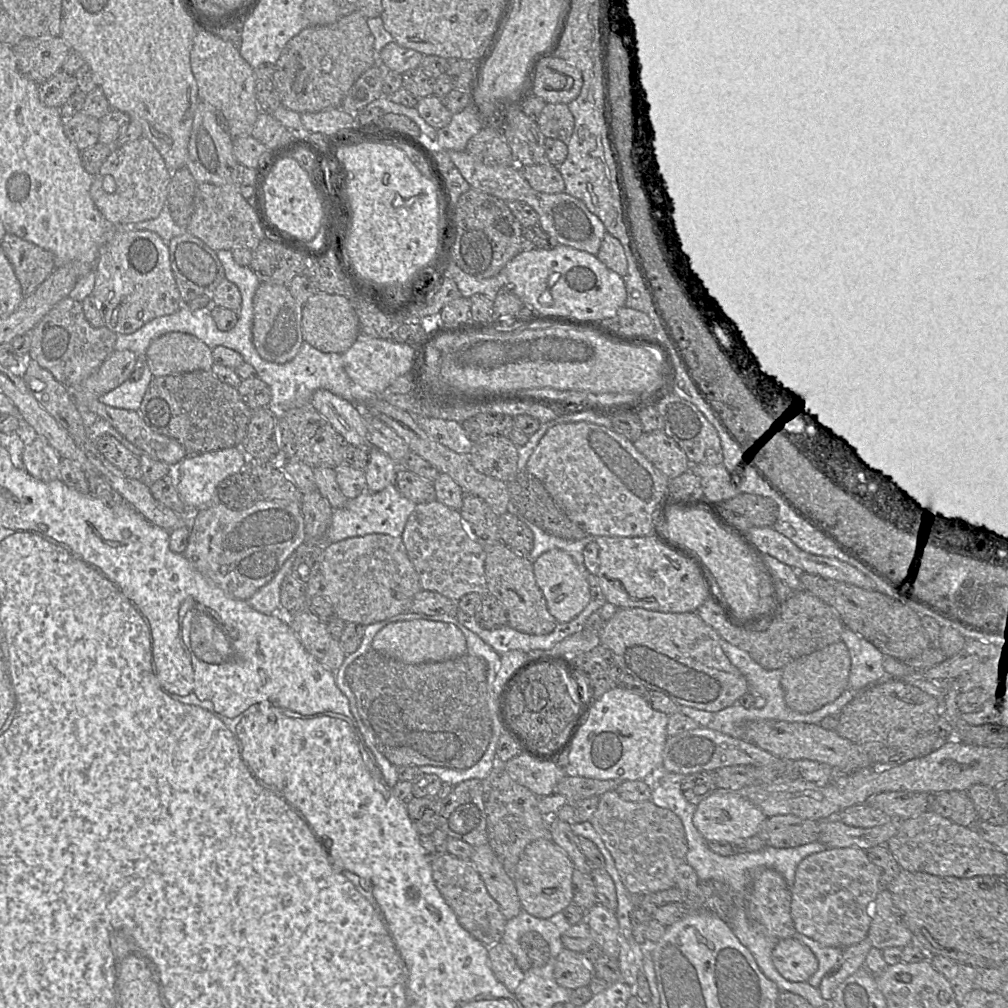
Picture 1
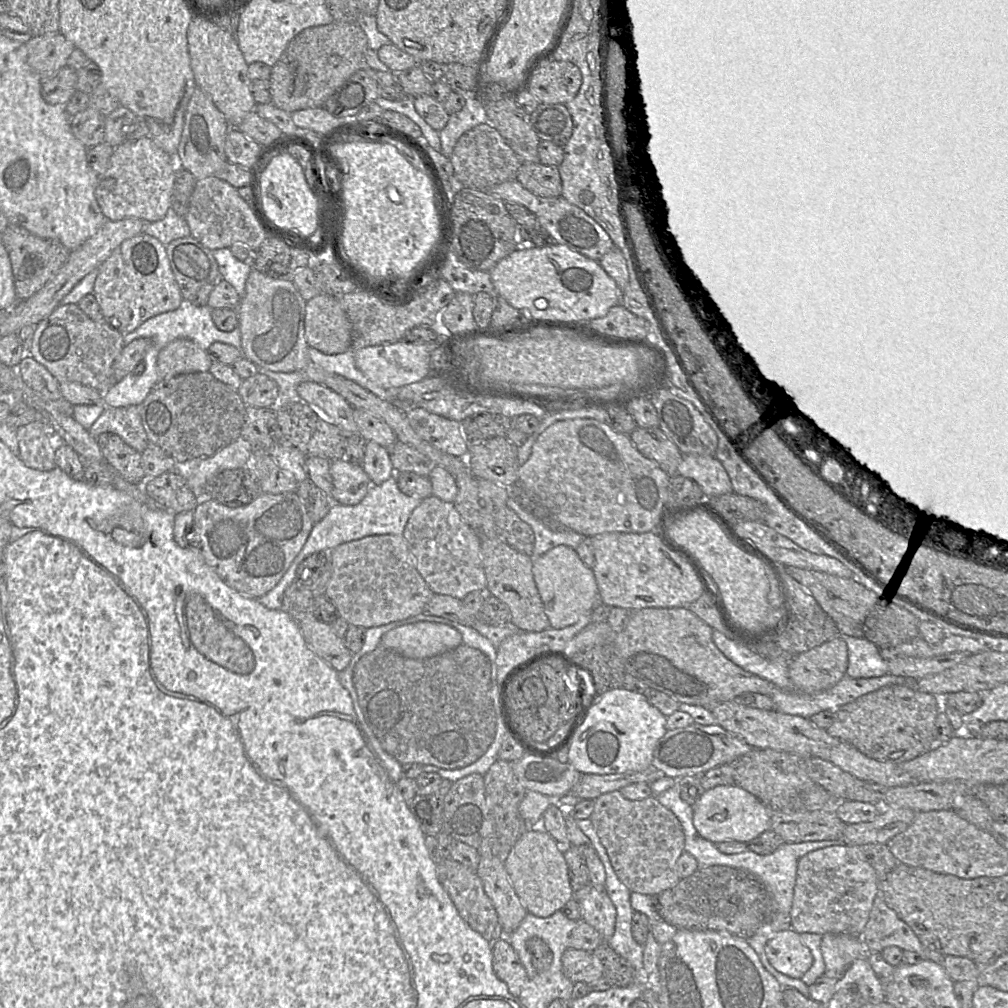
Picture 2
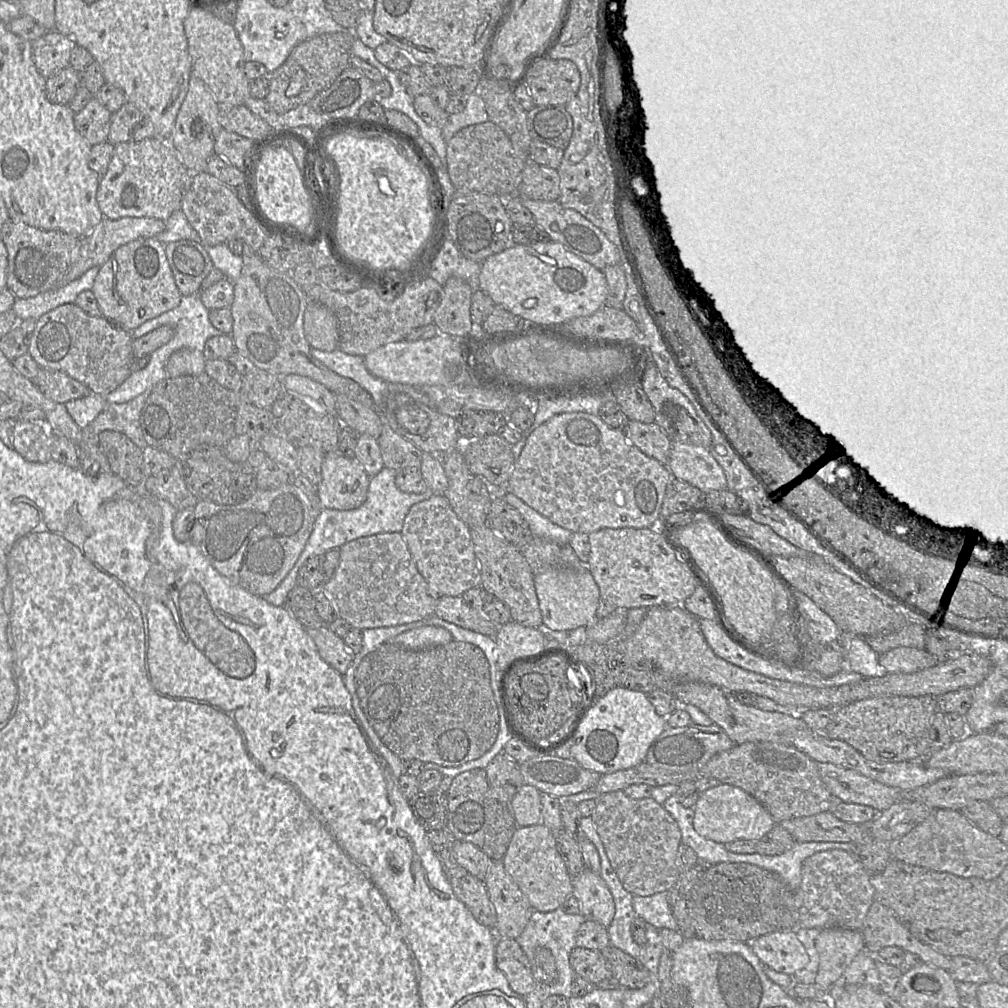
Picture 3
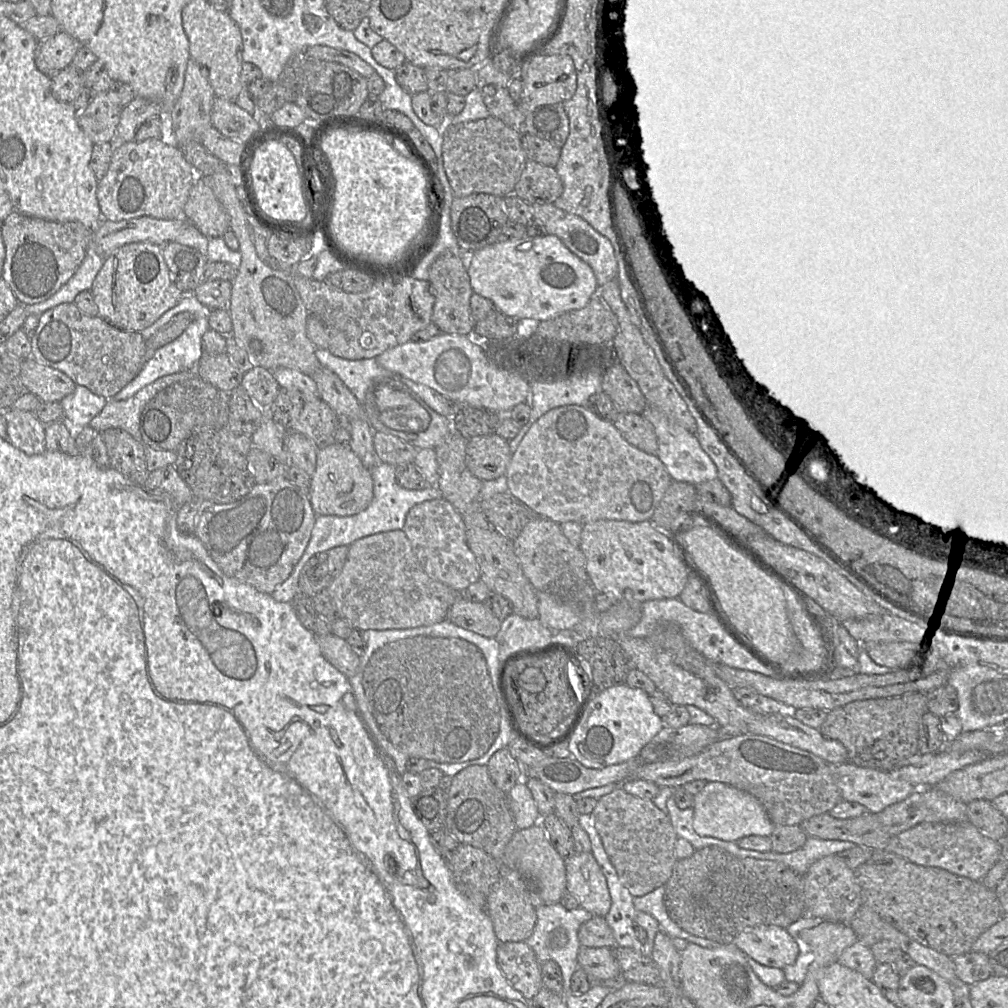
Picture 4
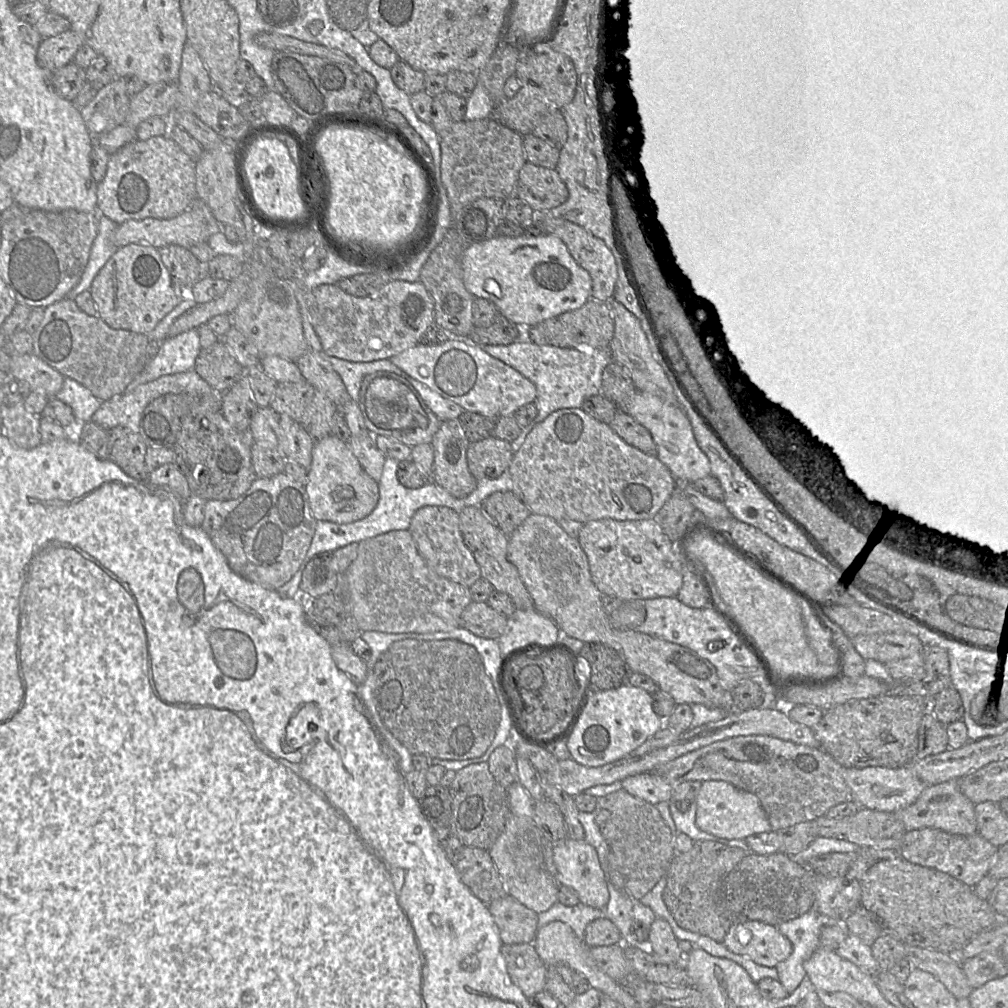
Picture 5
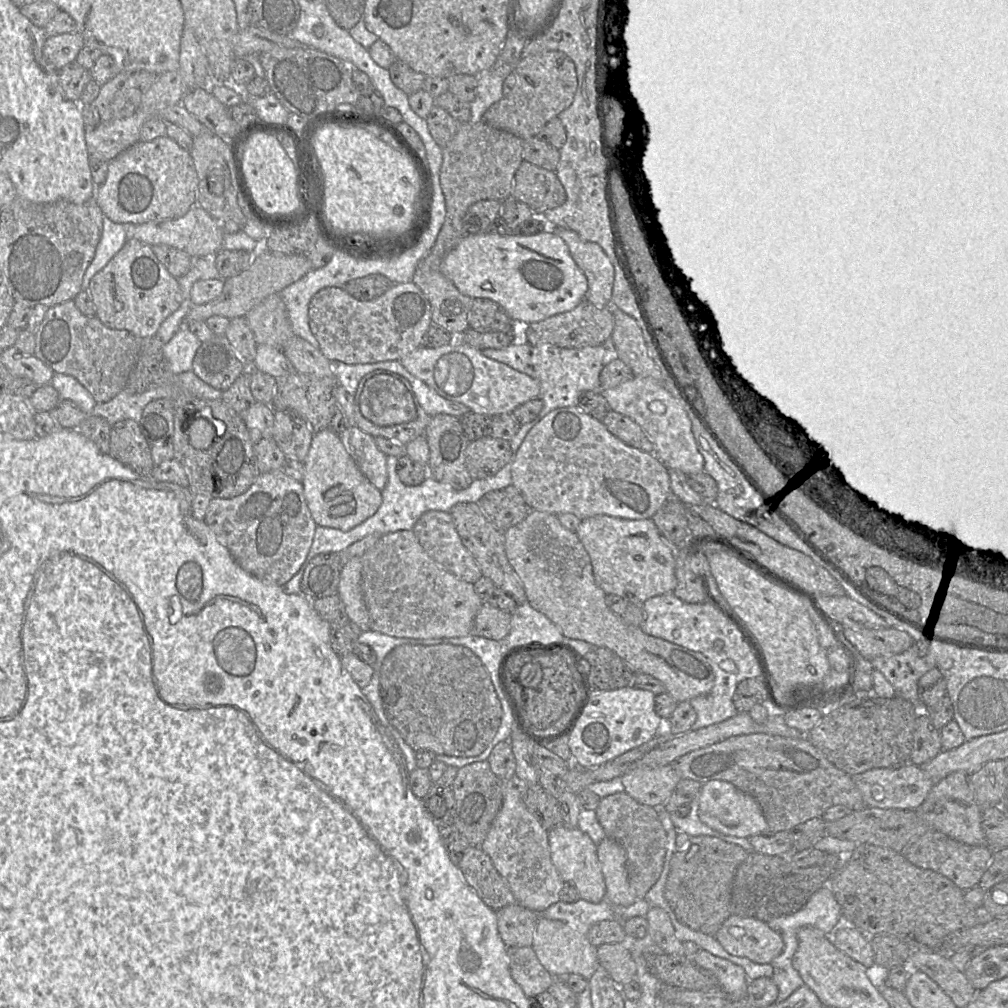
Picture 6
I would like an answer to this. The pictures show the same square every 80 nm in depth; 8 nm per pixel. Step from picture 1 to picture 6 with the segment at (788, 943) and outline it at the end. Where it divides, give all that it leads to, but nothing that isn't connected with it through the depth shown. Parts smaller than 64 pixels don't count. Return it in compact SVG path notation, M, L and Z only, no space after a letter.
M730 915L715 938L731 955L748 958L757 964L770 964L784 948L777 932L766 922L751 917Z

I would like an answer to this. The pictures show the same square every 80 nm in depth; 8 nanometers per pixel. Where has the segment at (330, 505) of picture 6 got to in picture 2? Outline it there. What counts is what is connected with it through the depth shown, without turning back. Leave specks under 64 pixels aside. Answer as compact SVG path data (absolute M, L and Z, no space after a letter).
M343 459L330 461L332 501L342 505L358 504L372 485L362 465L352 464Z

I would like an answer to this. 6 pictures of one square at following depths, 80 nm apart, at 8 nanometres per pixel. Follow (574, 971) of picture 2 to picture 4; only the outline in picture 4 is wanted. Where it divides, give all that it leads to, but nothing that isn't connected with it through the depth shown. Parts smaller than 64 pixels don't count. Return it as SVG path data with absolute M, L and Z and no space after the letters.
M581 947L578 952L578 969L582 969L593 983L621 975L620 967L613 956L612 948Z

